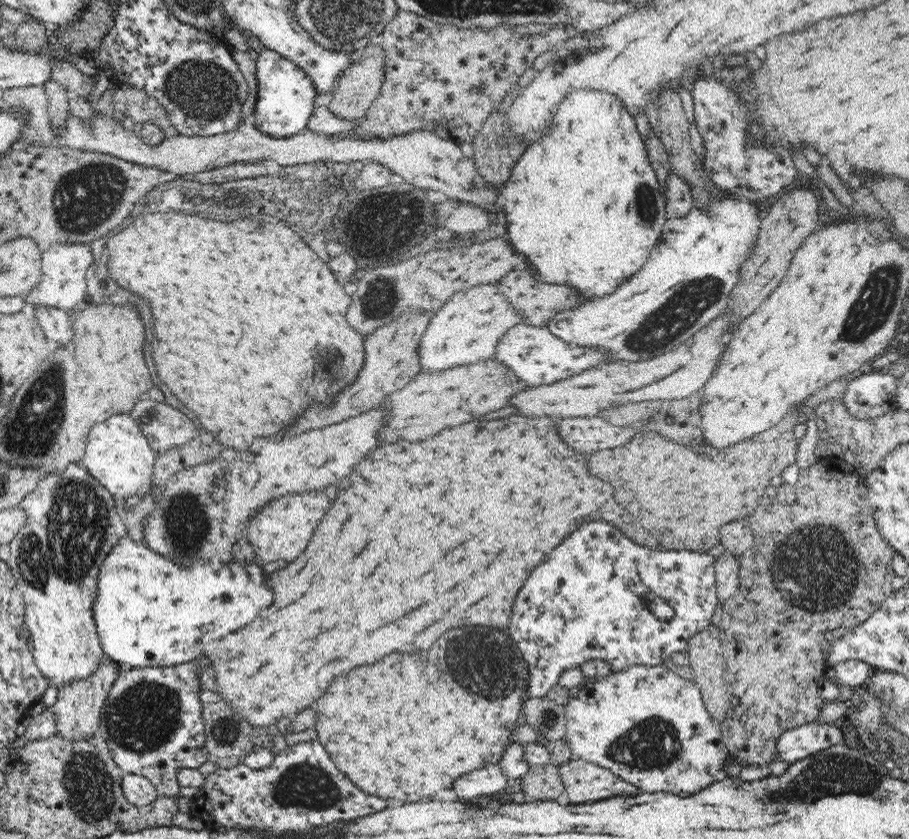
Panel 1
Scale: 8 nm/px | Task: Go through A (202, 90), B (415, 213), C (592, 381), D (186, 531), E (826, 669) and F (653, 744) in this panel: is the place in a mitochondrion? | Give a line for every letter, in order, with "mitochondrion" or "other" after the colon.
A: mitochondrion
B: other
C: other
D: mitochondrion
E: other
F: mitochondrion

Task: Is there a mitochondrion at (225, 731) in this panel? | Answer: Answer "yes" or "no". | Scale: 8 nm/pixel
yes

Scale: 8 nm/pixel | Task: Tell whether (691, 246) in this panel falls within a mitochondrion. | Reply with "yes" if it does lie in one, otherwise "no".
no

